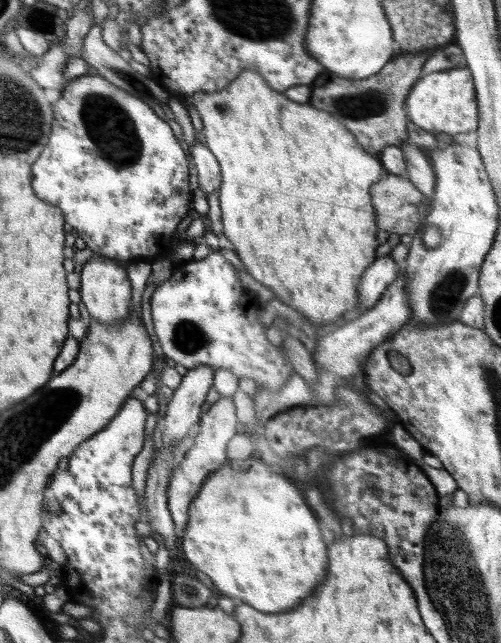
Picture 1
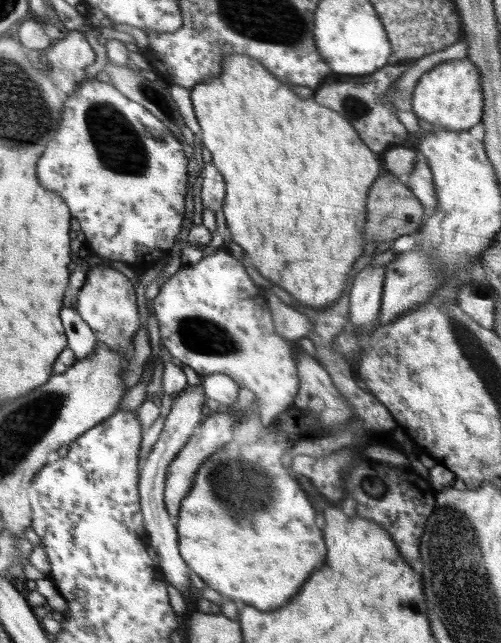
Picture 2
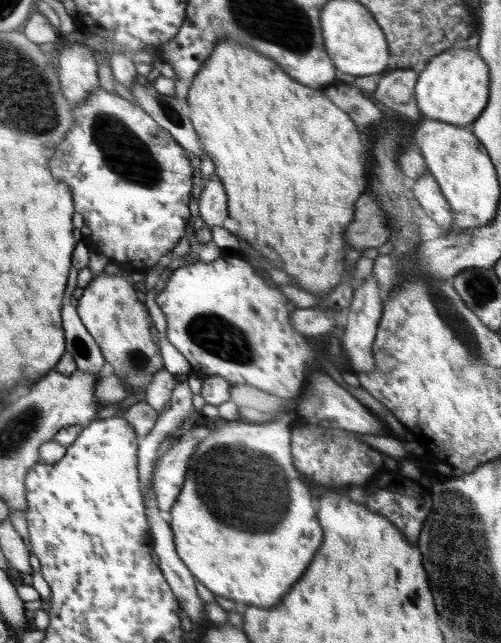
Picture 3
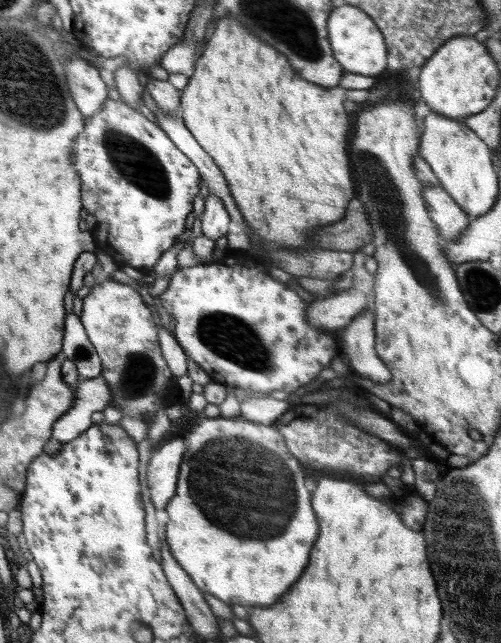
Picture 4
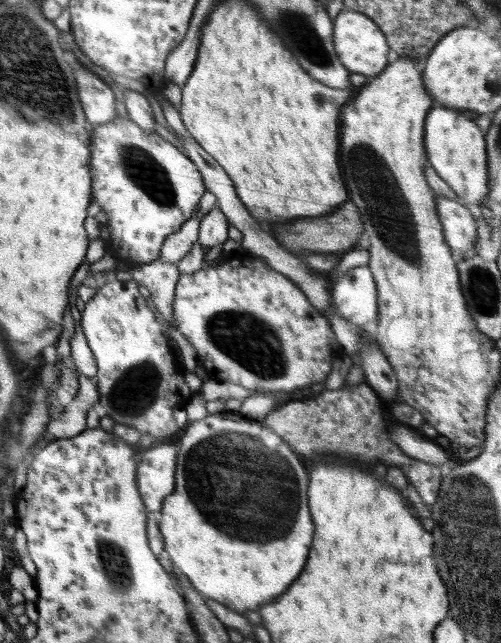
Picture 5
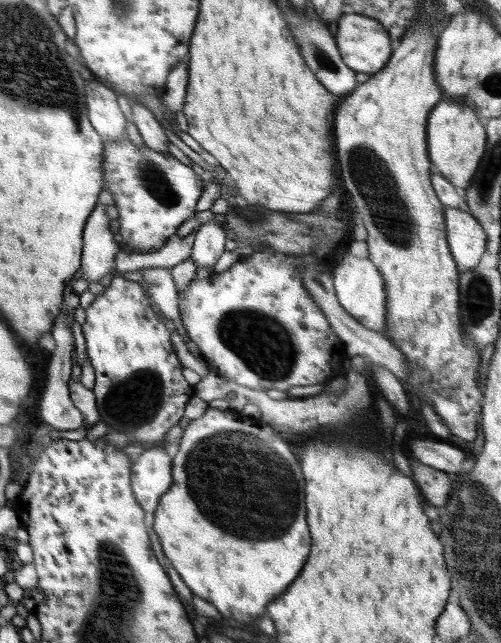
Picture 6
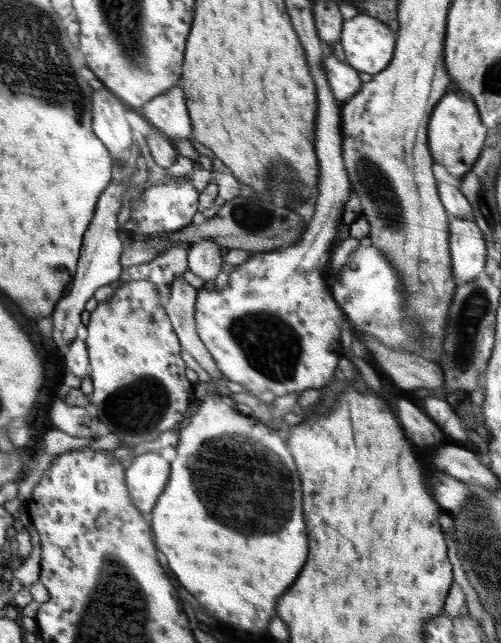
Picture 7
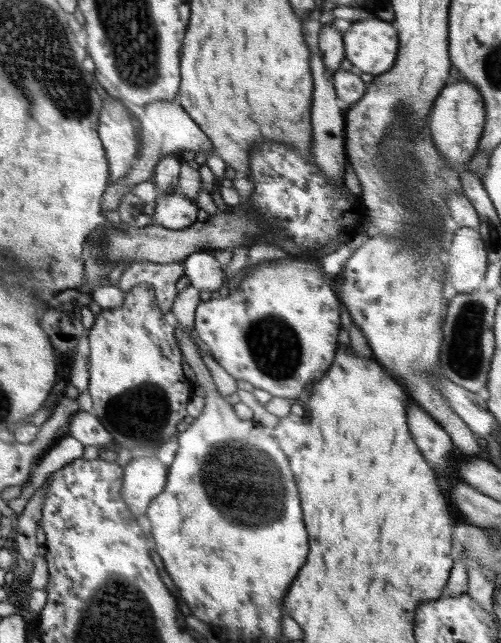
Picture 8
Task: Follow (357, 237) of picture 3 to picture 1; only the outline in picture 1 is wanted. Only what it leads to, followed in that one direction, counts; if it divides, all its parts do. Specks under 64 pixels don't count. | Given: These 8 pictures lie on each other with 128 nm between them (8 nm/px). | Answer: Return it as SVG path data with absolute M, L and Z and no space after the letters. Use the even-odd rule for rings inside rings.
M388 174L380 182L372 185L370 192L372 192L371 201L376 213L377 228L400 236L415 236L423 228L427 214L432 208L432 200L424 197L408 179Z

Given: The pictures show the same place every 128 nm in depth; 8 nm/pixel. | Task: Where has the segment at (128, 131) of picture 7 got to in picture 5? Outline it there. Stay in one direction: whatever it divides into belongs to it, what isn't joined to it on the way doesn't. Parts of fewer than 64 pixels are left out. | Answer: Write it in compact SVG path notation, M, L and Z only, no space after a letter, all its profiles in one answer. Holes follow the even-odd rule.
M76 70L76 86L85 117L92 124L106 124L118 116L112 89L96 73Z

